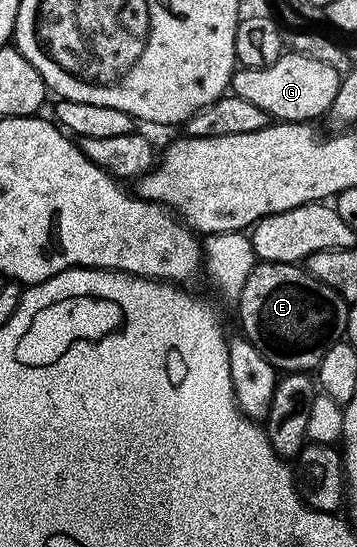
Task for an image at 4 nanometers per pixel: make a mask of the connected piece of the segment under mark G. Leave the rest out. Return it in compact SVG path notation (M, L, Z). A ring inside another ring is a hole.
M287 51L272 66L237 69L231 76L230 88L235 95L256 104L269 117L287 123L305 123L327 115L338 94L341 77L341 73L327 63Z

